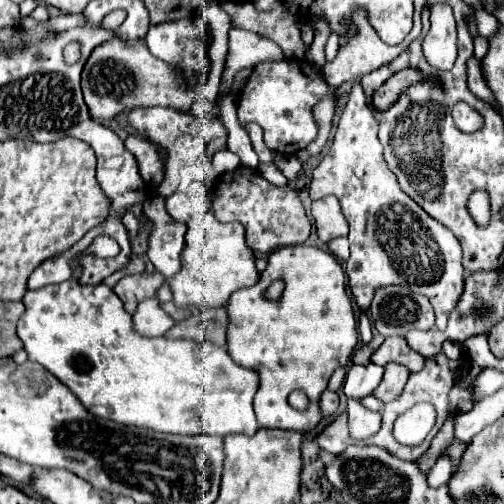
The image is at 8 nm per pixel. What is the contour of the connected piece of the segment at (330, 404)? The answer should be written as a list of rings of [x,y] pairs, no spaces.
[[[324,390],[322,400],[320,400],[320,408],[326,416],[334,416],[338,412],[338,394],[332,390]]]

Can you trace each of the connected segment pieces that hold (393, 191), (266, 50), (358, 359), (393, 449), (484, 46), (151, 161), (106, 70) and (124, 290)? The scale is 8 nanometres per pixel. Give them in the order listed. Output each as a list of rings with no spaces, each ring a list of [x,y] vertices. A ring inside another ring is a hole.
[[[358,82],[348,96],[334,144],[312,174],[310,198],[320,200],[322,196],[334,194],[342,204],[342,214],[350,226],[350,258],[346,262],[346,274],[356,304],[362,310],[368,310],[374,292],[380,286],[408,286],[412,292],[432,300],[436,328],[444,332],[448,316],[454,310],[454,304],[458,304],[458,296],[462,296],[460,282],[464,282],[464,268],[460,264],[460,242],[444,224],[438,224],[438,220],[402,192],[396,176],[382,158],[382,144],[376,132],[378,122],[372,116]]]
[[[232,28],[230,30],[230,44],[228,44],[228,56],[226,56],[226,66],[222,72],[222,86],[214,102],[213,113],[218,116],[216,102],[222,94],[226,94],[228,84],[232,82],[234,74],[242,68],[254,68],[260,62],[272,62],[284,58],[282,50],[272,44],[272,40],[266,40],[258,36],[256,32],[248,32],[242,28]]]
[[[374,334],[374,338],[372,338],[368,344],[364,344],[364,346],[354,354],[354,364],[368,364],[372,352],[382,344],[382,340],[384,340],[384,338],[382,338],[380,334]]]
[[[438,354],[438,356],[434,356],[434,358],[428,358],[428,360],[426,360],[426,366],[424,366],[420,372],[410,374],[410,378],[408,378],[408,382],[406,382],[406,386],[404,386],[404,392],[402,392],[396,400],[392,400],[392,402],[386,404],[386,408],[384,408],[384,412],[382,412],[382,428],[380,428],[372,438],[368,438],[366,444],[374,444],[374,446],[380,446],[380,448],[386,448],[390,454],[394,454],[394,456],[398,456],[398,458],[402,458],[402,460],[418,460],[418,458],[430,448],[432,438],[436,436],[436,432],[438,432],[440,426],[444,424],[446,416],[450,414],[450,410],[448,410],[448,392],[450,392],[450,388],[454,386],[456,372],[462,368],[462,364],[464,364],[464,360],[454,362],[454,360],[446,358],[444,354]],[[418,402],[430,402],[430,404],[434,404],[434,408],[436,408],[436,412],[438,412],[436,424],[434,424],[432,432],[428,434],[428,438],[426,438],[420,446],[402,446],[402,444],[398,444],[398,442],[394,440],[394,436],[392,436],[392,424],[394,424],[394,420],[396,420],[400,414],[404,414],[408,408],[412,408],[412,406],[418,404]]]
[[[476,36],[474,38],[474,58],[478,60],[478,64],[482,64],[482,60],[484,60],[486,54],[488,54],[488,38]]]
[[[128,136],[124,140],[124,146],[130,154],[134,154],[138,168],[140,168],[140,176],[146,184],[160,184],[164,180],[162,174],[162,162],[160,156],[156,154],[156,148],[148,142],[148,140],[140,140],[134,136]]]
[[[144,38],[124,44],[120,40],[108,40],[94,48],[82,70],[82,94],[94,120],[114,118],[122,110],[140,106],[168,106],[178,112],[190,112],[194,104],[194,90],[190,90],[176,66],[170,66],[154,58]]]
[[[156,270],[150,272],[150,274],[148,272],[132,274],[132,276],[124,276],[114,286],[114,292],[124,302],[124,310],[128,314],[132,314],[144,298],[156,296],[156,290],[162,286],[162,282],[164,282],[164,276]]]

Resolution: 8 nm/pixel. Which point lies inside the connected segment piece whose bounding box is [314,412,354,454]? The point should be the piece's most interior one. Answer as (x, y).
(335, 437)

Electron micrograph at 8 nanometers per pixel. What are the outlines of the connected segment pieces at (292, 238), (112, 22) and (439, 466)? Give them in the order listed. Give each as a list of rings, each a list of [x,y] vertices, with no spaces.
[[[242,168],[242,173],[239,172],[239,170],[235,170],[232,172],[228,172],[229,176],[231,176],[232,181],[234,181],[234,194],[215,194],[219,188],[216,187],[214,191],[214,200],[212,200],[212,210],[214,210],[214,214],[216,214],[216,218],[220,220],[220,222],[240,222],[244,228],[246,228],[246,244],[254,250],[254,252],[262,252],[262,254],[268,254],[268,252],[272,252],[272,250],[276,250],[276,248],[280,248],[280,246],[292,246],[292,244],[302,244],[302,242],[306,242],[306,238],[310,236],[310,232],[312,232],[312,224],[310,224],[310,220],[308,220],[308,216],[306,216],[306,210],[304,210],[304,206],[302,206],[302,202],[300,202],[300,198],[298,198],[298,192],[292,188],[292,186],[274,186],[274,184],[270,184],[262,174],[258,174],[258,170],[250,170],[250,168]]]
[[[114,11],[102,20],[102,26],[106,29],[114,30],[118,28],[125,19],[124,11]]]
[[[440,458],[440,460],[434,464],[434,468],[430,470],[430,474],[428,474],[428,484],[434,486],[434,488],[438,488],[440,484],[446,484],[446,482],[450,480],[450,474],[452,474],[450,462],[448,462],[446,458]]]

